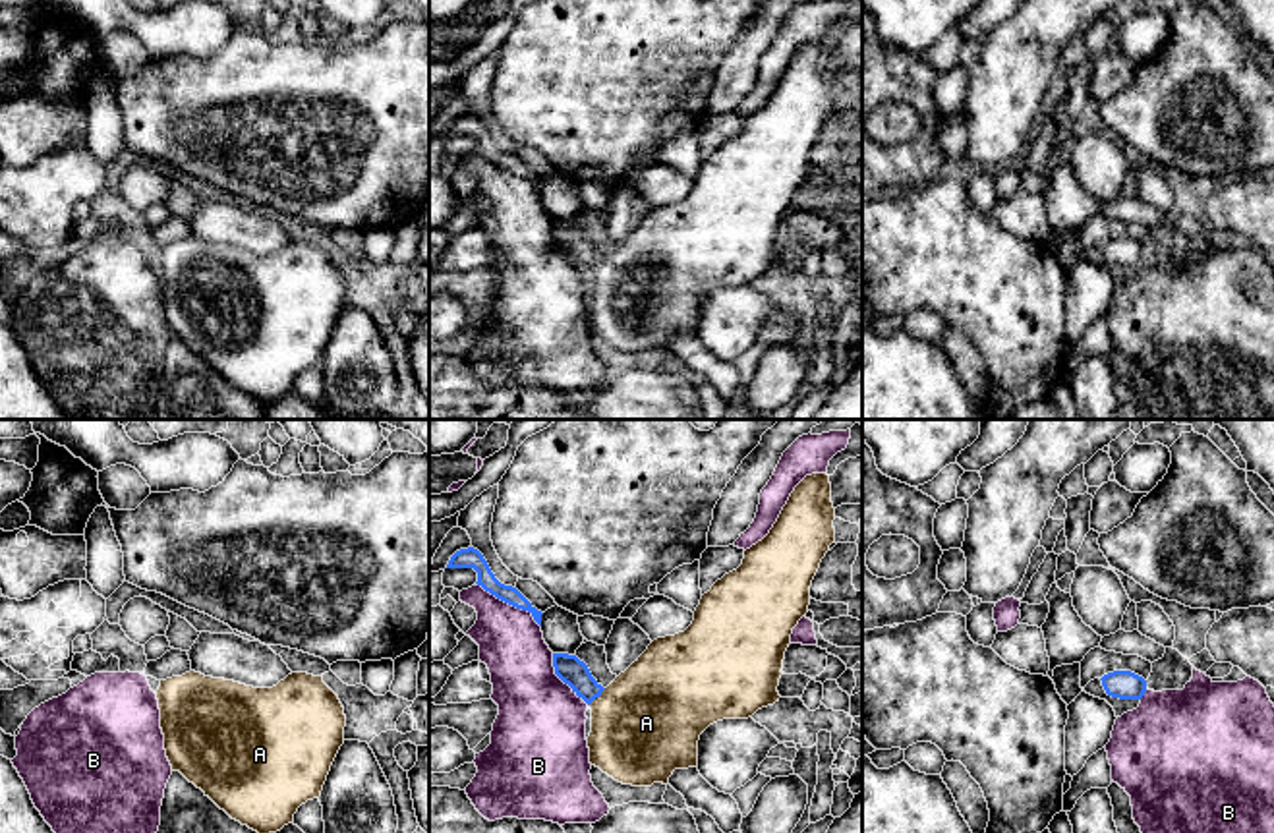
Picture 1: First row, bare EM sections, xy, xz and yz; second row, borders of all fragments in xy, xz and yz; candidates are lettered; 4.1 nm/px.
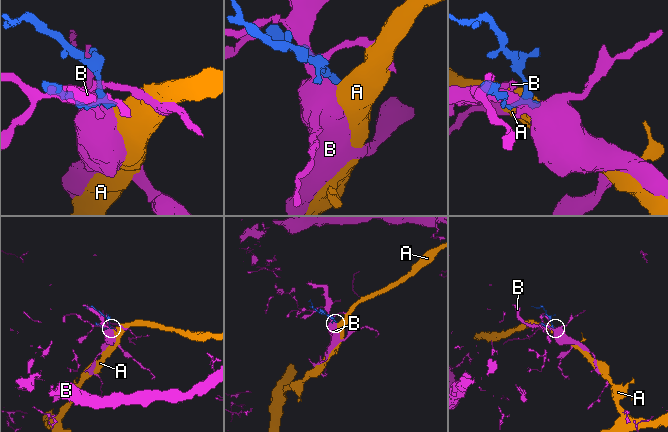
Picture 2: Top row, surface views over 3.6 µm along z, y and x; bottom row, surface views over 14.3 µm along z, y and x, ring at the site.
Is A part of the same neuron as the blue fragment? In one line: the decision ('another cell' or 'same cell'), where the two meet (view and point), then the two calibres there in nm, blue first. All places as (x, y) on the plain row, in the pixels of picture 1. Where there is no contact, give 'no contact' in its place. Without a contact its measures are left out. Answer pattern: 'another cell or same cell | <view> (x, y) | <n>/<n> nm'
same cell | xz (596, 263) | 120/460 nm

